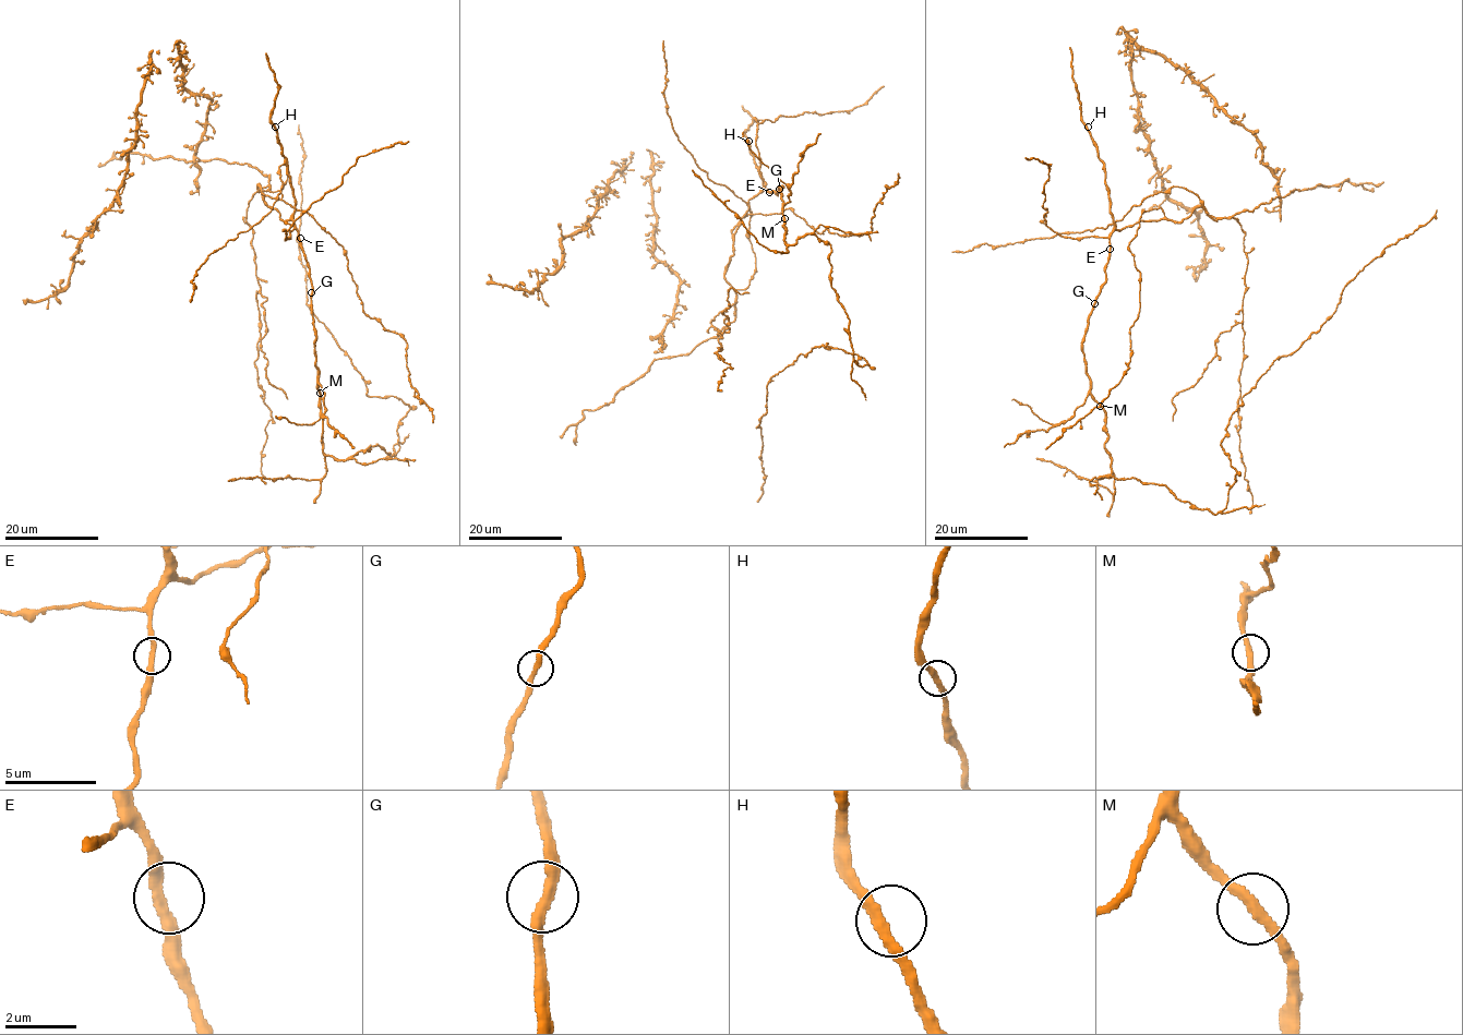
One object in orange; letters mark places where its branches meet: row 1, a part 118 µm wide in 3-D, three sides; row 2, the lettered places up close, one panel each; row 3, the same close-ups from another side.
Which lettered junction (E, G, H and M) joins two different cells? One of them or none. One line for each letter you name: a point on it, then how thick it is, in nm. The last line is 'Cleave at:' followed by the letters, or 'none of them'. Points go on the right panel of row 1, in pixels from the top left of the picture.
Cleave at: none of them

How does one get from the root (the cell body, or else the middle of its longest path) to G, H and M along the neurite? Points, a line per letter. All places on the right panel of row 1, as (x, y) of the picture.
G: (1110, 250), (1105, 283), (1094, 303)
H: (1110, 250), (1114, 221), (1104, 165), (1088, 127)
M: (1110, 250), (1105, 283), (1095, 298), (1082, 344), (1090, 394), (1100, 406)

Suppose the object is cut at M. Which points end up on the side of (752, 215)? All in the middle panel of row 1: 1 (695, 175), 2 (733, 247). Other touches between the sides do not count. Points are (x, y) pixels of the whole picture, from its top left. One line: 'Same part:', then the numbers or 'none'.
Same part: 2

